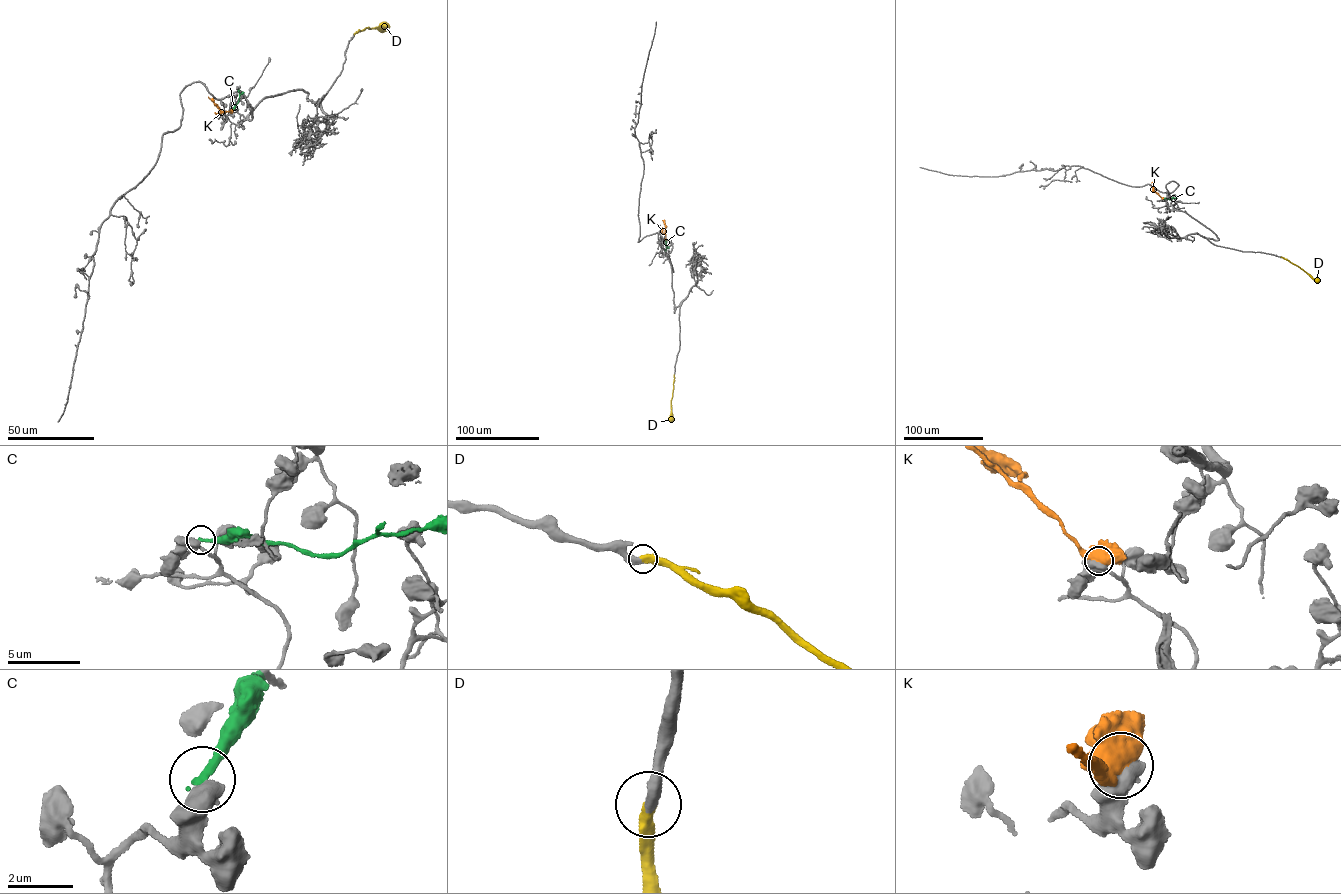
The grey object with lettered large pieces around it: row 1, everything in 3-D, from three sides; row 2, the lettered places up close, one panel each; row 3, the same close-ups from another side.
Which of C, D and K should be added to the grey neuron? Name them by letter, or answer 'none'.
D

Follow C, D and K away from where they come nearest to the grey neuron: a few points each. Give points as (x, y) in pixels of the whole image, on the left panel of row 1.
C: (232, 112), (239, 101), (238, 89)
D: (354, 34), (366, 27), (384, 30), (386, 26)
K: (232, 112), (220, 110), (208, 97)

